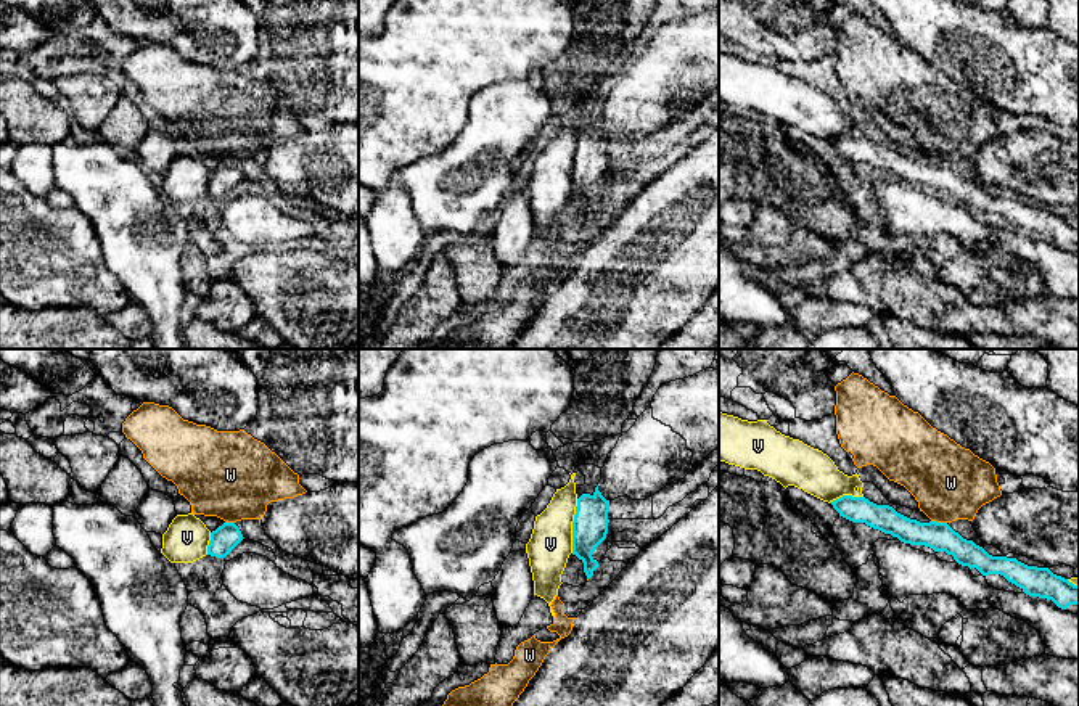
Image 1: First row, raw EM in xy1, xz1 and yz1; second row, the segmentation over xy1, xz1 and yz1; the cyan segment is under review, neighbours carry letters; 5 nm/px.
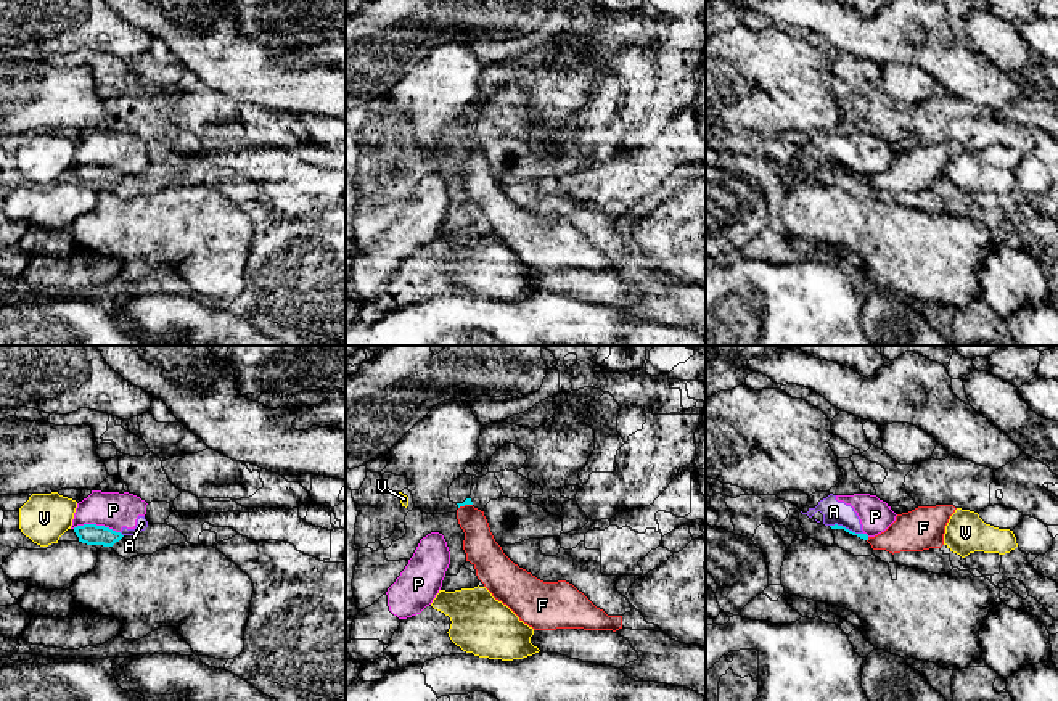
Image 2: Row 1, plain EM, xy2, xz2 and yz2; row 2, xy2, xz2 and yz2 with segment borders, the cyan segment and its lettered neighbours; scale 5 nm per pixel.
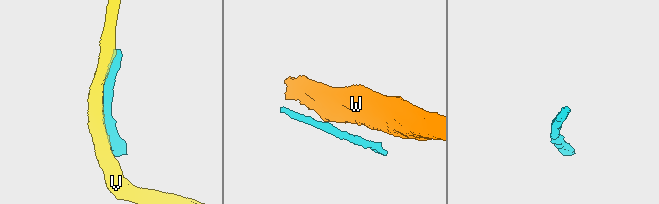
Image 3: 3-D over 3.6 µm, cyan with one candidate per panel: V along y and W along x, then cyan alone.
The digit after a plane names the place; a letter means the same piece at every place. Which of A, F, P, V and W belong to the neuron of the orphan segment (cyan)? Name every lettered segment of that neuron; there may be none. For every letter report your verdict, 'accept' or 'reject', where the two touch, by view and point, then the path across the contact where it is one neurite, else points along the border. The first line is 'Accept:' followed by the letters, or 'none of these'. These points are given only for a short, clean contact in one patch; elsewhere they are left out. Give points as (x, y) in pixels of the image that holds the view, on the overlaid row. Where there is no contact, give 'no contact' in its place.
Accept: F
A: reject | yz2 (844, 528) | along yz2 (830, 524), (840, 524), (862, 534)
F: accept | xz2 (465, 504) | across xz2 (468, 500), (465, 504), (479, 545)
P: reject | xy2 (95, 524) | along xy2 (73, 528), (97, 524), (119, 532)
V: reject | xz1 (573, 526)
W: reject | yz1 (939, 523) | along yz1 (931, 520), (946, 523)

